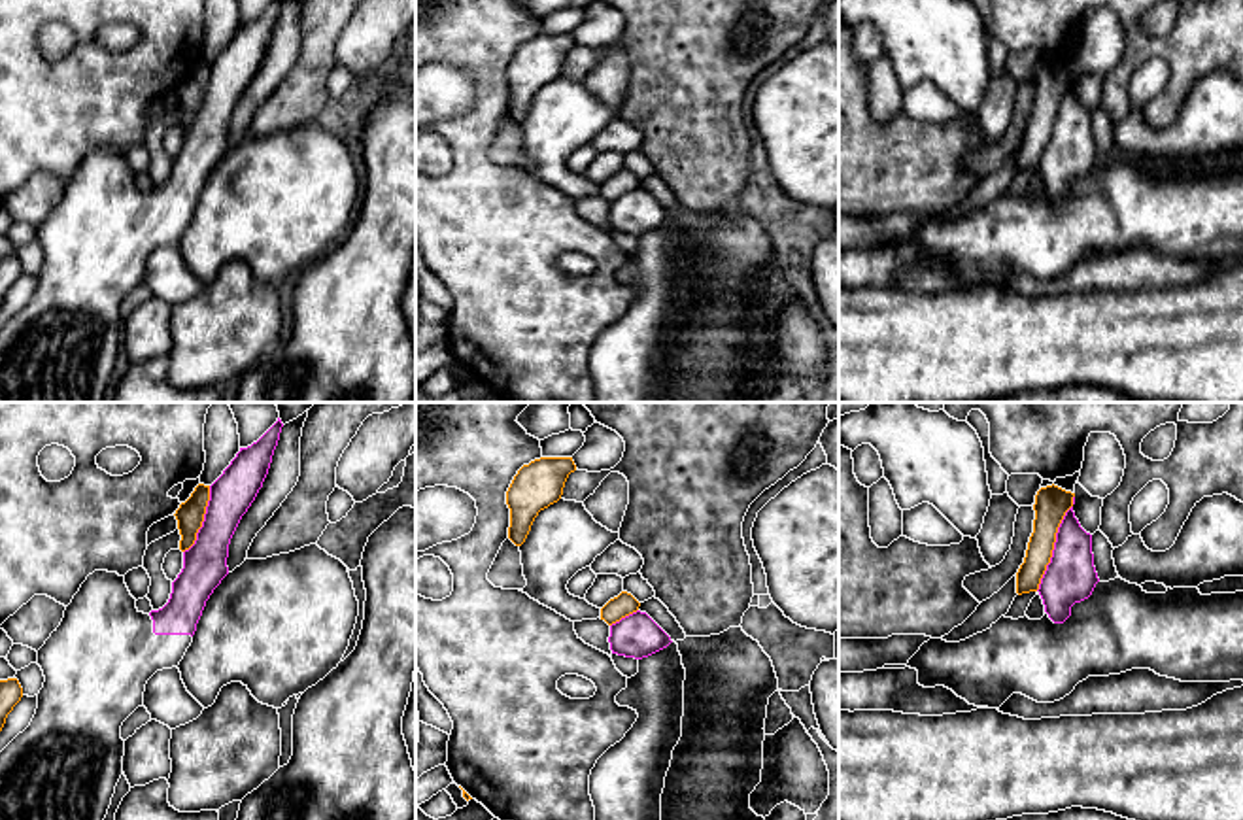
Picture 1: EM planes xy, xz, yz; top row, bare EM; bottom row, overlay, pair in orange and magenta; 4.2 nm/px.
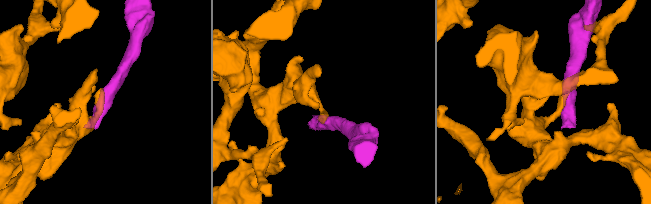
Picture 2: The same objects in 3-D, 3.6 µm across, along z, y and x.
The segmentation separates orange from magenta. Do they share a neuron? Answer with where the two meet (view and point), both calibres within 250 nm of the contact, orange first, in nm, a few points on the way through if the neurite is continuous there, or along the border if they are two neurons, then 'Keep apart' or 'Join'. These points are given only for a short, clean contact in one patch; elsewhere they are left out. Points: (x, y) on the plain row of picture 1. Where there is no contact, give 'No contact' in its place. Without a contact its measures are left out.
Touches orange at yz (1055, 118). Thickness 140 nm (orange) against 220 nm. Boundary: yz (1073, 72), (1073, 80), (1060, 99), (1051, 138), (1036, 167). Keep apart

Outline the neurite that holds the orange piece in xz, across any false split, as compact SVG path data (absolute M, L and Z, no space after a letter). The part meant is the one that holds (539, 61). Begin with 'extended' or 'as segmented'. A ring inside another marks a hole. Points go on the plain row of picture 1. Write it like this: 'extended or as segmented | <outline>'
as segmented | M540 34L518 47L506 68L508 115L516 123L525 119L538 89L561 76L565 59L574 47L572 34Z

